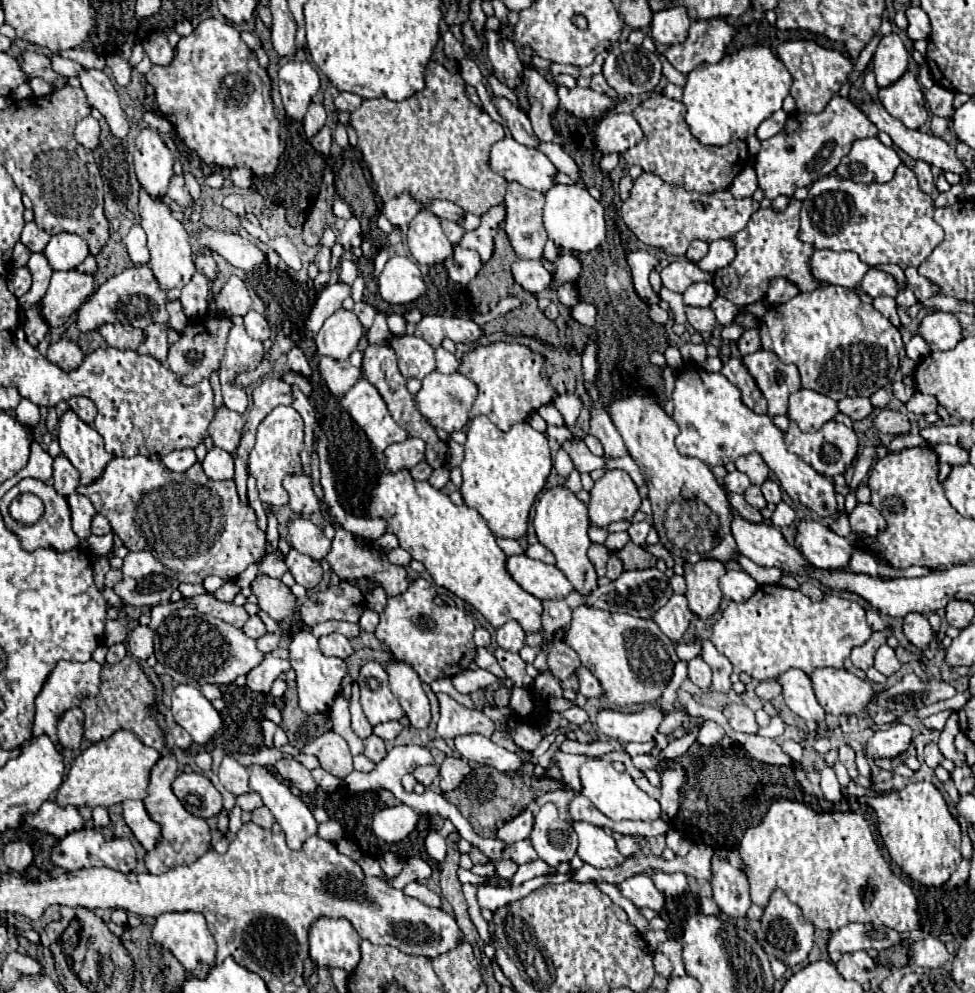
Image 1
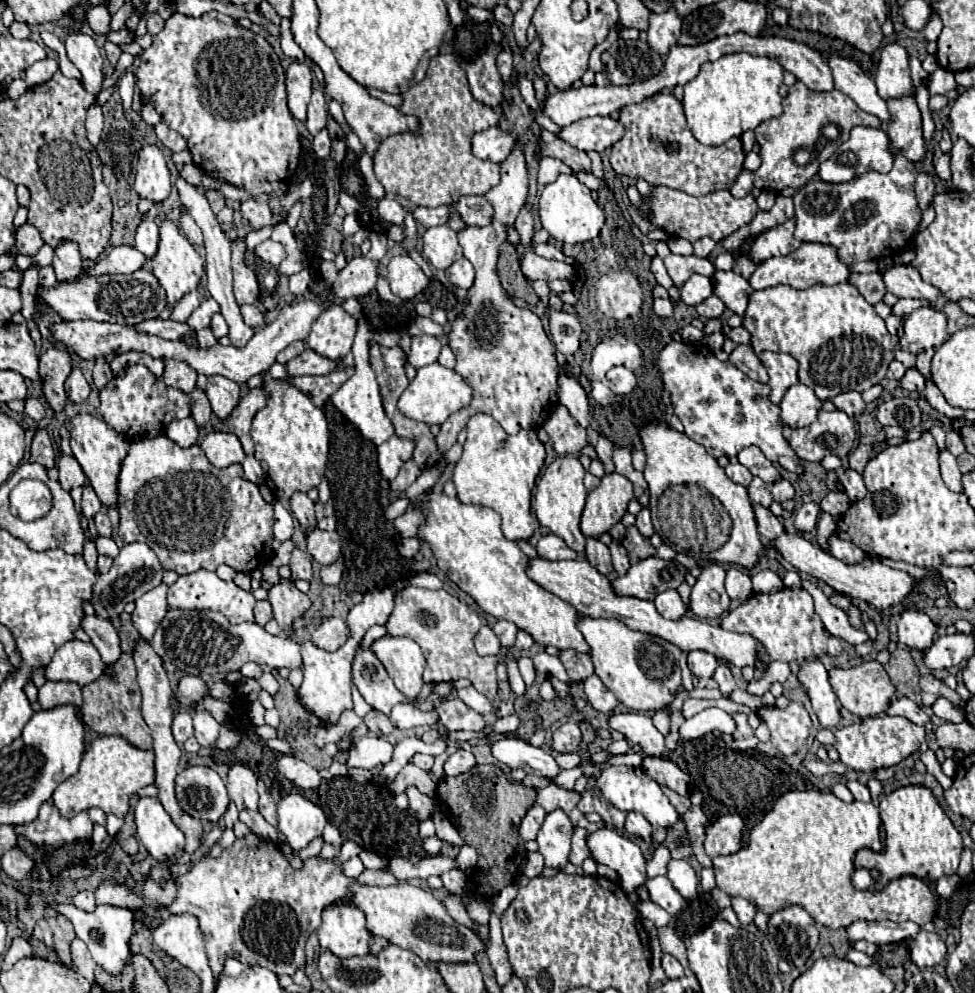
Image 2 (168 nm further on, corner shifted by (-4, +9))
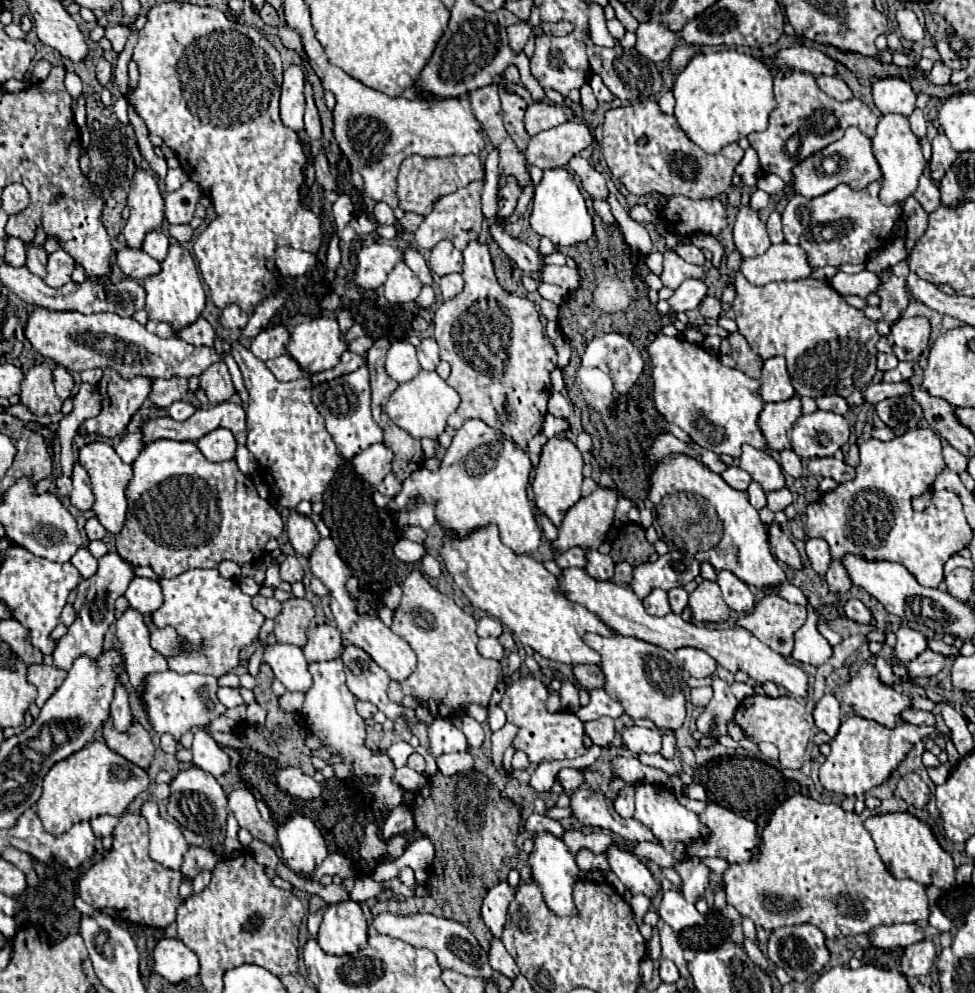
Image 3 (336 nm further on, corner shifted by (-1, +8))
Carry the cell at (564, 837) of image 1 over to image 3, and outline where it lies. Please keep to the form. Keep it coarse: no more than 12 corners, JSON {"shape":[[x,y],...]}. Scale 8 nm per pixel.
{"shape":[[550,832],[534,836],[532,880],[558,916],[576,914],[578,866]]}

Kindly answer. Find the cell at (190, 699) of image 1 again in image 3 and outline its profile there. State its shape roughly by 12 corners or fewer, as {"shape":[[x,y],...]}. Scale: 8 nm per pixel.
{"shape":[[204,730],[194,734],[192,762],[212,776],[228,772],[230,758]]}

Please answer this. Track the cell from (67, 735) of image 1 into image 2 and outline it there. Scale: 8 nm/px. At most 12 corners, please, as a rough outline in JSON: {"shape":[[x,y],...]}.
{"shape":[[45,681],[37,701],[43,709],[63,703],[81,707],[81,687]]}

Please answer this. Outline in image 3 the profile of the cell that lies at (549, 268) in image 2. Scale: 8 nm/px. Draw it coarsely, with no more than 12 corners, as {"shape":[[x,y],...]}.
{"shape":[[544,266],[540,280],[568,292],[580,286],[580,274],[570,266]]}

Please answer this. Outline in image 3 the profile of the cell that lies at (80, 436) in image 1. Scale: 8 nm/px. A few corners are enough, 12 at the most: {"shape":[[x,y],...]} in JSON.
{"shape":[[104,440],[80,448],[102,526],[118,534],[132,466]]}

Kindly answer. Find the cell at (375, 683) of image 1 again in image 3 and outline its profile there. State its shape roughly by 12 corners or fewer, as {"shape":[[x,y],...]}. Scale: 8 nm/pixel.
{"shape":[[358,646],[342,652],[346,686],[390,720],[388,674]]}

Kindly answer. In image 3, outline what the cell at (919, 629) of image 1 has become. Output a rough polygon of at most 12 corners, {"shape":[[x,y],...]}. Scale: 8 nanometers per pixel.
{"shape":[[900,626],[896,654],[902,662],[916,660],[928,648],[924,632]]}

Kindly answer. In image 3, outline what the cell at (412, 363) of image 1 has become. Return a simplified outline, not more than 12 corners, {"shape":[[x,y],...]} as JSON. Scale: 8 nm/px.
{"shape":[[434,338],[418,346],[418,360],[424,370],[434,370],[440,362]]}

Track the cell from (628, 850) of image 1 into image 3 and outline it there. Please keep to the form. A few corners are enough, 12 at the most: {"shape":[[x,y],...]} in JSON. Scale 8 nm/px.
{"shape":[[622,792],[614,808],[622,818],[634,816],[632,792]]}

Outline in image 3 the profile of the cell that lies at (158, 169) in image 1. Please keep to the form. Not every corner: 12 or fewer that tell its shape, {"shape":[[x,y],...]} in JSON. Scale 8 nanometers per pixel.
{"shape":[[138,168],[128,194],[124,236],[140,248],[164,220],[164,200],[152,172]]}

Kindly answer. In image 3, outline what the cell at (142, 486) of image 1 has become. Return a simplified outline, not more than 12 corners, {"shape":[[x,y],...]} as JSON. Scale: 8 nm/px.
{"shape":[[154,440],[116,548],[160,578],[258,564],[282,518],[236,460]]}

